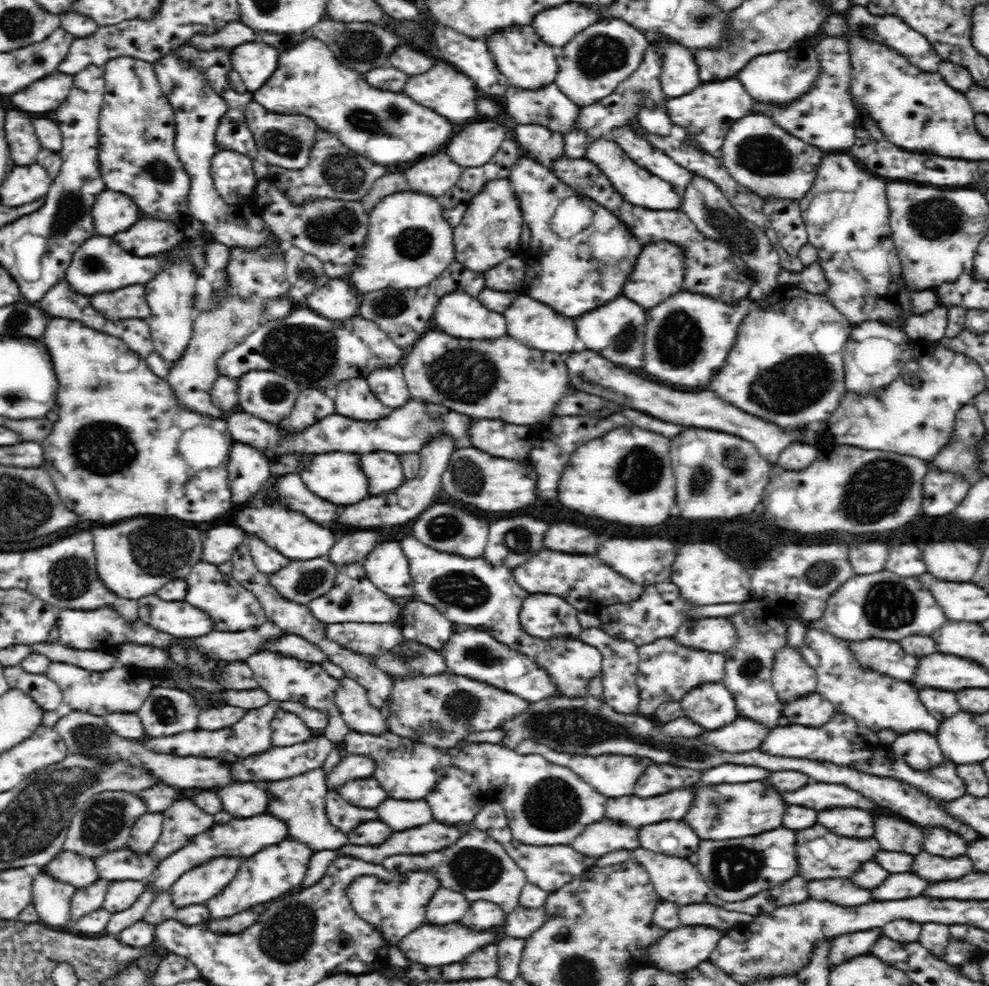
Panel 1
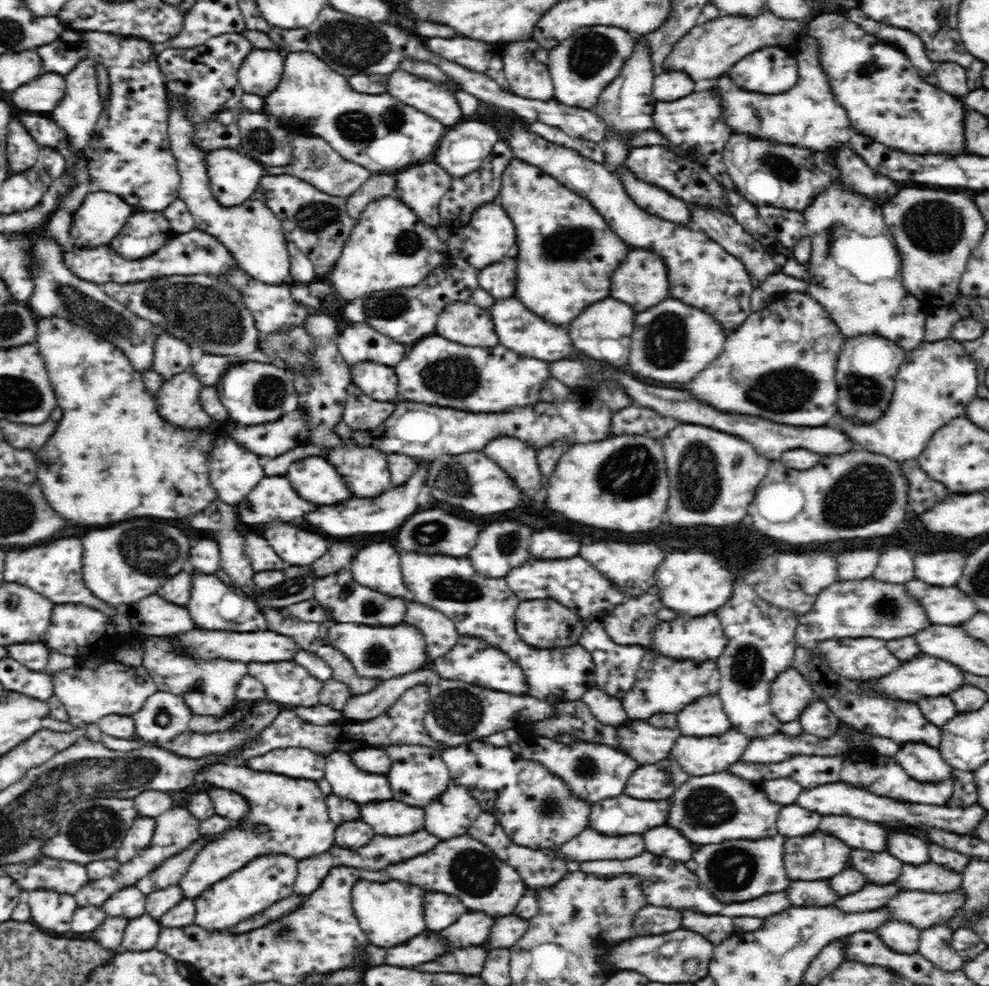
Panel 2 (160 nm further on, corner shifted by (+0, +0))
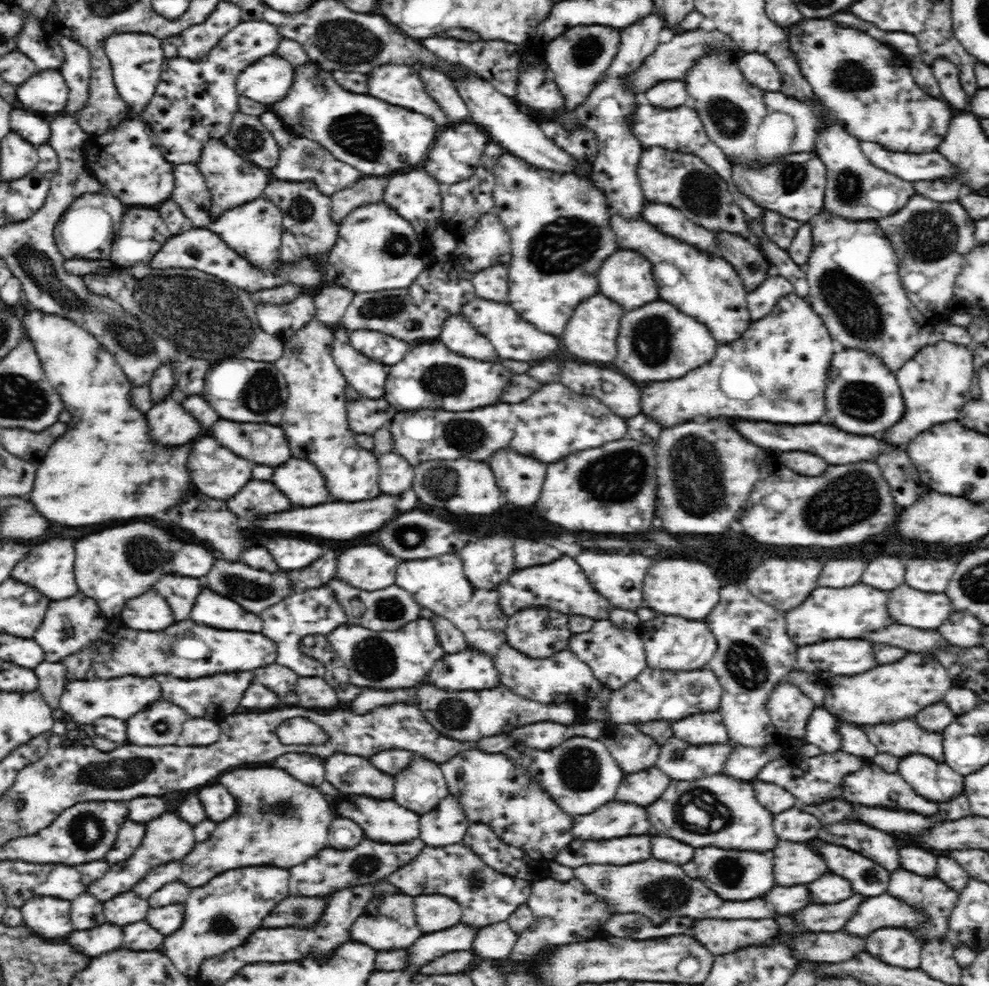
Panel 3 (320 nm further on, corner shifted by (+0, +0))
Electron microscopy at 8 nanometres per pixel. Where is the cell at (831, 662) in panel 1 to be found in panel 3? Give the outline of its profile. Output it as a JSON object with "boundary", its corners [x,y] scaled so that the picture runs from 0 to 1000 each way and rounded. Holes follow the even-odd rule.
{"boundary":[[[926,730],[886,736],[874,735],[871,740],[890,763],[898,763],[908,769],[912,769],[912,765],[932,765],[945,773],[954,773],[952,744],[933,740]]]}

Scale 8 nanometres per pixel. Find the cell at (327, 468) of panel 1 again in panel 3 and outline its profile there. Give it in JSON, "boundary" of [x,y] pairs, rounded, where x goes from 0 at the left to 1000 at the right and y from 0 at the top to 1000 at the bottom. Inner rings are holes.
{"boundary":[[[293,465],[277,477],[275,491],[283,495],[295,511],[320,513],[334,507],[330,489],[320,473],[311,467]]]}

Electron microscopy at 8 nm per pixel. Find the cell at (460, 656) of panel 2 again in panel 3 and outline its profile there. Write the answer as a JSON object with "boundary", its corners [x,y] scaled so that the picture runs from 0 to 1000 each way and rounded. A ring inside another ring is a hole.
{"boundary":[[[473,656],[469,661],[449,664],[439,672],[431,692],[452,701],[491,700],[504,696],[499,669],[487,660]]]}

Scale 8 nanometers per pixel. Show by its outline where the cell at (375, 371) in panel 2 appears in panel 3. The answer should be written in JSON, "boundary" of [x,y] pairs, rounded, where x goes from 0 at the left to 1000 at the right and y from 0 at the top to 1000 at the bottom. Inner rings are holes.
{"boundary":[[[352,335],[338,336],[336,358],[338,368],[345,375],[351,389],[367,403],[380,406],[387,404],[391,372],[359,355],[353,349]]]}

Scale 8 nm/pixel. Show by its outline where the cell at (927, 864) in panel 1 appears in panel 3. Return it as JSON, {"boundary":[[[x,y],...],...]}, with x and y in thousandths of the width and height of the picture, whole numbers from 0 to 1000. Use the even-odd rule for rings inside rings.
{"boundary":[[[906,882],[902,884],[902,888],[899,891],[899,899],[896,902],[898,908],[920,918],[922,922],[930,924],[936,933],[928,939],[922,939],[918,941],[920,946],[928,952],[932,957],[940,955],[940,951],[957,951],[959,943],[959,934],[963,927],[963,922],[967,919],[969,913],[969,906],[958,899],[957,896],[947,889],[935,890],[935,888],[929,888],[918,882]]]}

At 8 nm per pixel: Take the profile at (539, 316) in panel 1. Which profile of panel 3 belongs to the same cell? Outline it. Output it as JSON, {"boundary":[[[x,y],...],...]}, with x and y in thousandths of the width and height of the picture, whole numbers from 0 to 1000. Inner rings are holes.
{"boundary":[[[481,300],[477,305],[466,310],[464,319],[470,320],[472,327],[476,327],[483,338],[493,343],[493,346],[503,355],[503,359],[510,364],[530,368],[534,368],[536,365],[550,365],[552,361],[556,361],[558,357],[562,357],[566,353],[565,341],[548,338],[539,329],[531,327],[523,315],[520,316],[514,306],[499,306]]]}

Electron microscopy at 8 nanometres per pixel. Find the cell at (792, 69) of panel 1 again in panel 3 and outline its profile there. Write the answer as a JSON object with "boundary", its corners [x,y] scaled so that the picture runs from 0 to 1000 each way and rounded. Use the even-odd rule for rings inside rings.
{"boundary":[[[746,54],[745,64],[754,81],[777,93],[789,92],[791,81],[785,66],[775,56],[762,54]]]}

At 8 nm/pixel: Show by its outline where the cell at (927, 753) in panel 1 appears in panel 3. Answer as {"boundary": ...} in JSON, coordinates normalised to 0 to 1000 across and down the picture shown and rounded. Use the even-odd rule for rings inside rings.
{"boundary":[[[922,765],[910,771],[908,783],[912,785],[912,789],[930,805],[936,812],[944,815],[954,815],[967,810],[975,805],[976,789],[969,783],[966,783],[961,777],[954,773],[945,773],[944,770],[932,765]]]}

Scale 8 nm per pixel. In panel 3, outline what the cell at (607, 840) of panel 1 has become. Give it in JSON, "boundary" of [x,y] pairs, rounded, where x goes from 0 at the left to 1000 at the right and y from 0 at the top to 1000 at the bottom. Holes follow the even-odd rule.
{"boundary":[[[633,848],[633,850],[619,850],[619,852],[582,852],[568,862],[568,866],[562,866],[560,873],[582,881],[584,878],[590,878],[593,874],[597,876],[621,876],[621,878],[631,878],[637,874],[647,874],[649,870],[659,870],[657,864],[657,848]]]}

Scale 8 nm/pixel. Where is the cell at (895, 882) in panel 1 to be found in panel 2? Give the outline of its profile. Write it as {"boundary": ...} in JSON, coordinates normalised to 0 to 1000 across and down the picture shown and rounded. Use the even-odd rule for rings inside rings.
{"boundary":[[[904,895],[898,897],[898,899],[875,898],[872,903],[848,911],[848,913],[837,917],[835,920],[843,920],[843,922],[847,922],[853,926],[886,923],[888,920],[894,919],[904,907],[910,904]]]}

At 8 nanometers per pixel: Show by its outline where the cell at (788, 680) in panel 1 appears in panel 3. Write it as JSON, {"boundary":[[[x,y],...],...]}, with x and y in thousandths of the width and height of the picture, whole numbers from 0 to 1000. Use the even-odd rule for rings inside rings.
{"boundary":[[[787,693],[779,703],[775,718],[788,745],[814,753],[815,733],[825,718],[819,707],[801,694]]]}

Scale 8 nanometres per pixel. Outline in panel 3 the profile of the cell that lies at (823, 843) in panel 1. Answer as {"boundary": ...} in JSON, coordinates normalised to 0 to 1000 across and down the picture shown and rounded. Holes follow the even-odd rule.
{"boundary":[[[788,852],[783,860],[783,892],[785,899],[817,898],[835,886],[833,872],[815,854]]]}

